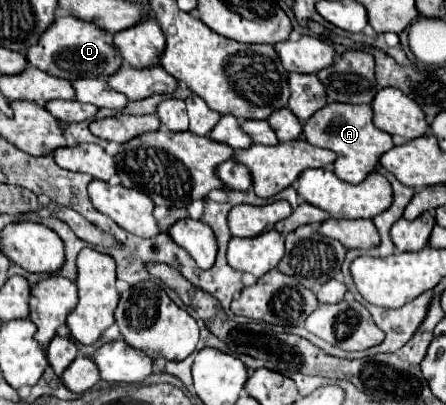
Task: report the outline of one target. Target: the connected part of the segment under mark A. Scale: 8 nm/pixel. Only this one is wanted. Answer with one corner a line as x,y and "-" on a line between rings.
332,102
328,106
324,106
322,110
318,110
318,114
312,114
310,120
304,122
302,128
304,140
320,146
320,148
330,148
338,154
336,162
334,162
334,174
350,184
358,184
366,178
366,174
370,174
378,162
378,158
390,150
392,138
390,134
378,130
372,124
372,108
368,104
360,104
360,106
350,106
350,104
338,104

